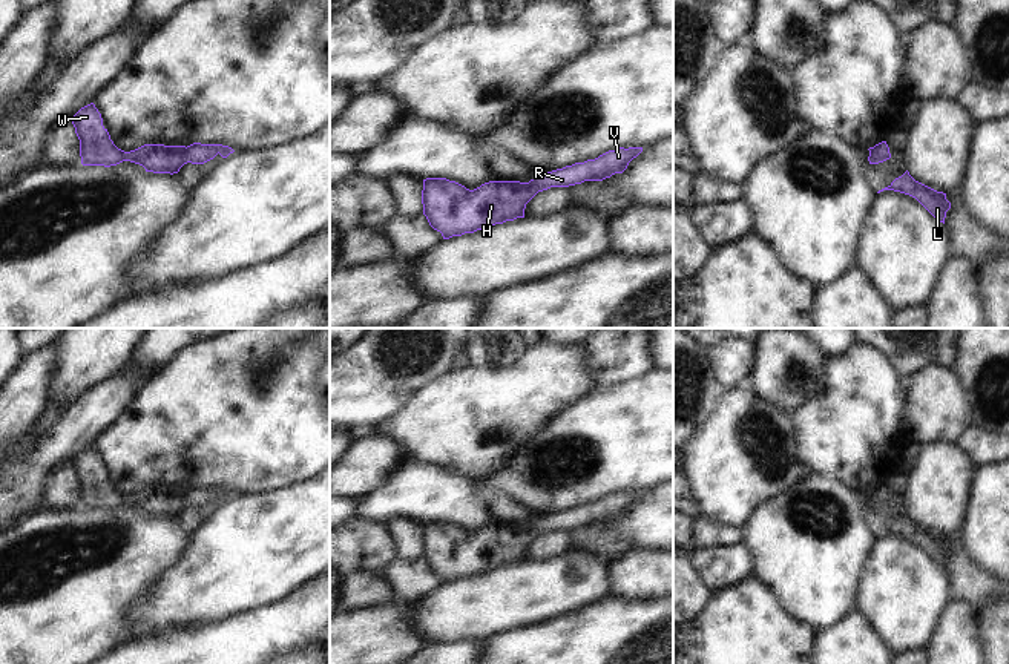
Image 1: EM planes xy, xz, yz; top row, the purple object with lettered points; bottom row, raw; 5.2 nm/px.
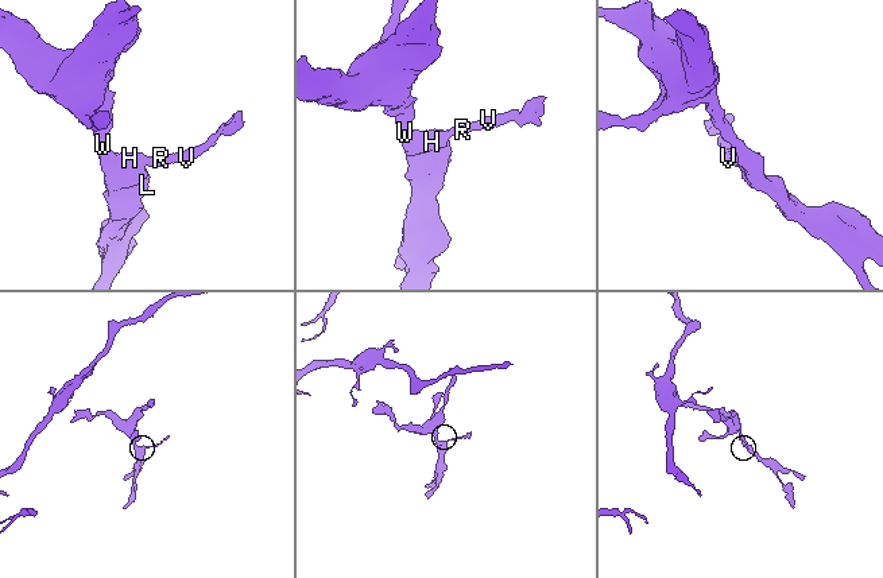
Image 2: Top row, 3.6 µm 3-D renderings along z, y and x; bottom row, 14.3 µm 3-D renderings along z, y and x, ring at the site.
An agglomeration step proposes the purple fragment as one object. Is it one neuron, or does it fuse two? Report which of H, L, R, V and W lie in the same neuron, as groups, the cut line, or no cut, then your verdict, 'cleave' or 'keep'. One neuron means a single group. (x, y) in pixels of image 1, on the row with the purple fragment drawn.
H L R V W | no cut | keep

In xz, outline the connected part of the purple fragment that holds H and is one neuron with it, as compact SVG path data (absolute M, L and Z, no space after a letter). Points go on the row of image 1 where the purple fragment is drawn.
M620 147L595 159L540 173L529 182L489 181L474 190L446 178L426 178L422 190L423 215L443 239L486 230L495 224L524 218L526 204L538 192L584 181L603 181L623 173L641 152L643 147Z

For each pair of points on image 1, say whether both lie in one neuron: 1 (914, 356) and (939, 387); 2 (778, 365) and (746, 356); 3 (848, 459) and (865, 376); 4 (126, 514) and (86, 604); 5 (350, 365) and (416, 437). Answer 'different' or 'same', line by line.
1: different
2: different
3: same
4: same
5: different

